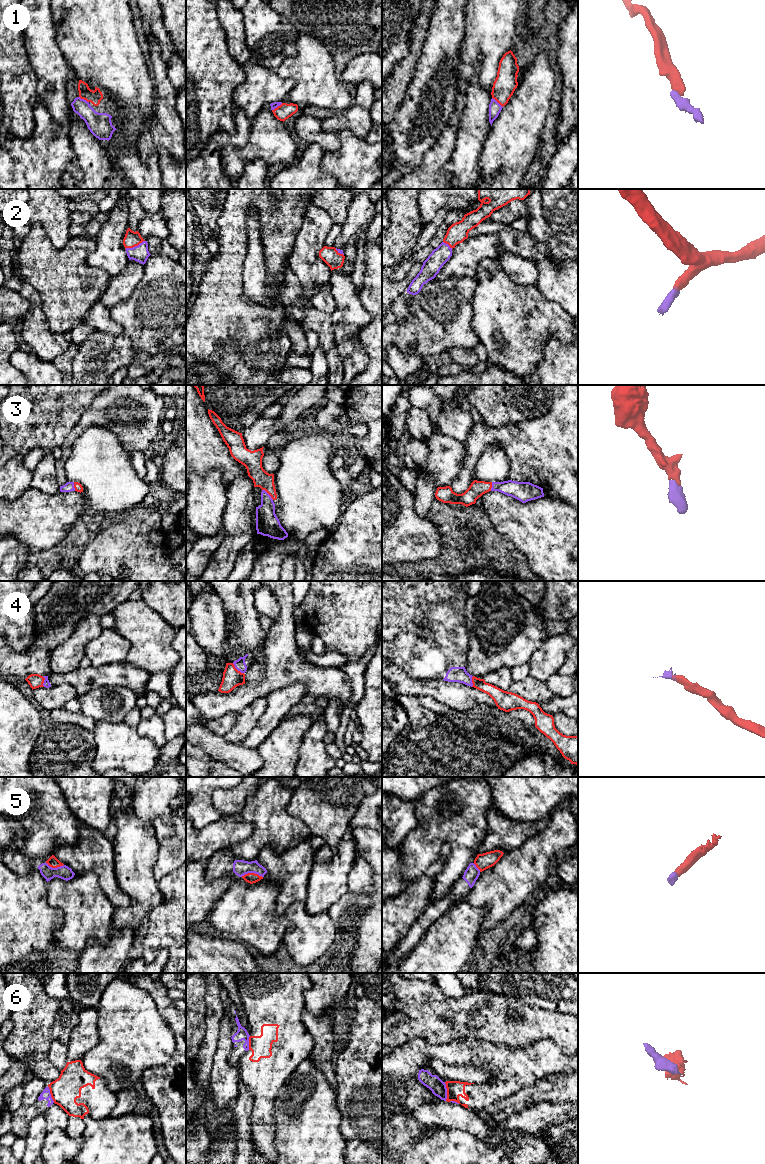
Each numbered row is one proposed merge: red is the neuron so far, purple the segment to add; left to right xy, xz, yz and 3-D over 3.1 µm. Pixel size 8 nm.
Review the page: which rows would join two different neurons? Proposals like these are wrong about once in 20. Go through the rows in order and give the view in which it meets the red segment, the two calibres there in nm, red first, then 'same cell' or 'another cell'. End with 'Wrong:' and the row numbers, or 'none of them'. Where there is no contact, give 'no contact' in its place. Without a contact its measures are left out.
1: contact in yz; calibres 180 and 100 nm; same cell
2: contact in xy; calibres 120 and 140 nm; same cell
3: contact in xz; calibres 140 and 190 nm; same cell
4: contact in xz; calibres 150 and 90 nm; same cell
5: contact in xz; calibres 90 and 130 nm; same cell
6: contact in yz; calibres 130 and 120 nm; another cell
Wrong: 6

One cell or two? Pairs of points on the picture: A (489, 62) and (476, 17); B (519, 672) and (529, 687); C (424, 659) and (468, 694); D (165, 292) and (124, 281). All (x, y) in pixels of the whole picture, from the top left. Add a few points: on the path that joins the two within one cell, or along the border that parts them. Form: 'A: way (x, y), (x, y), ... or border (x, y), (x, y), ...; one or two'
A: way (486, 51), (486, 28); one
B: border (529, 674), (521, 680), (513, 681); two
C: border (430, 679), (458, 681), (476, 688); two
D: border (144, 265), (143, 277), (132, 293), (121, 302); two

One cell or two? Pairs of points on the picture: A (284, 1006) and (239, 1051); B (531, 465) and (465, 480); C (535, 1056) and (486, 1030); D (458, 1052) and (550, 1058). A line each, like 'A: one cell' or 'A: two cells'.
A: two cells
B: one cell
C: two cells
D: one cell

